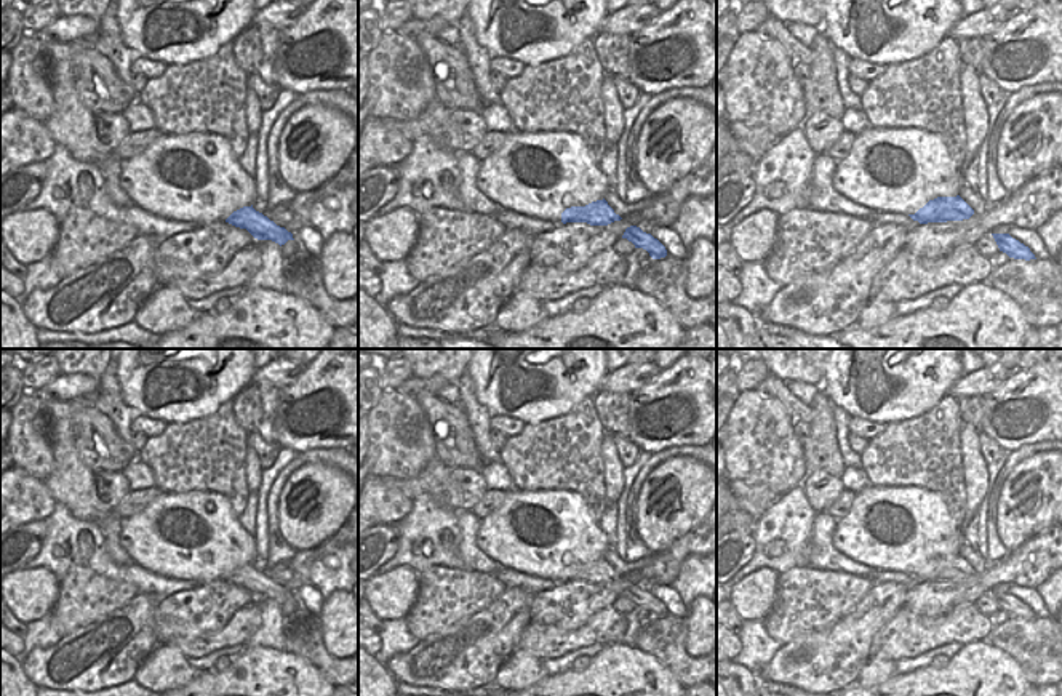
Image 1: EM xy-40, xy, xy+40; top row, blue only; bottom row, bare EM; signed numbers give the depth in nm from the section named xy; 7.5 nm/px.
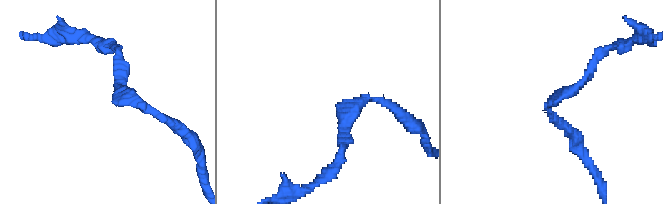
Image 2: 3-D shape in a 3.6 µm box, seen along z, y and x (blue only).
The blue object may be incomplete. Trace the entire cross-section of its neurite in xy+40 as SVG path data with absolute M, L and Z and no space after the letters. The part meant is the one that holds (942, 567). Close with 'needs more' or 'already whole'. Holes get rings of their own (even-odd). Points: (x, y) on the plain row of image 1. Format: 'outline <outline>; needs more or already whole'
outline M937 555L929 558L915 573L908 573L913 579L920 582L928 581L947 581L947 579L963 579L969 578L974 568L960 555Z; already whole

